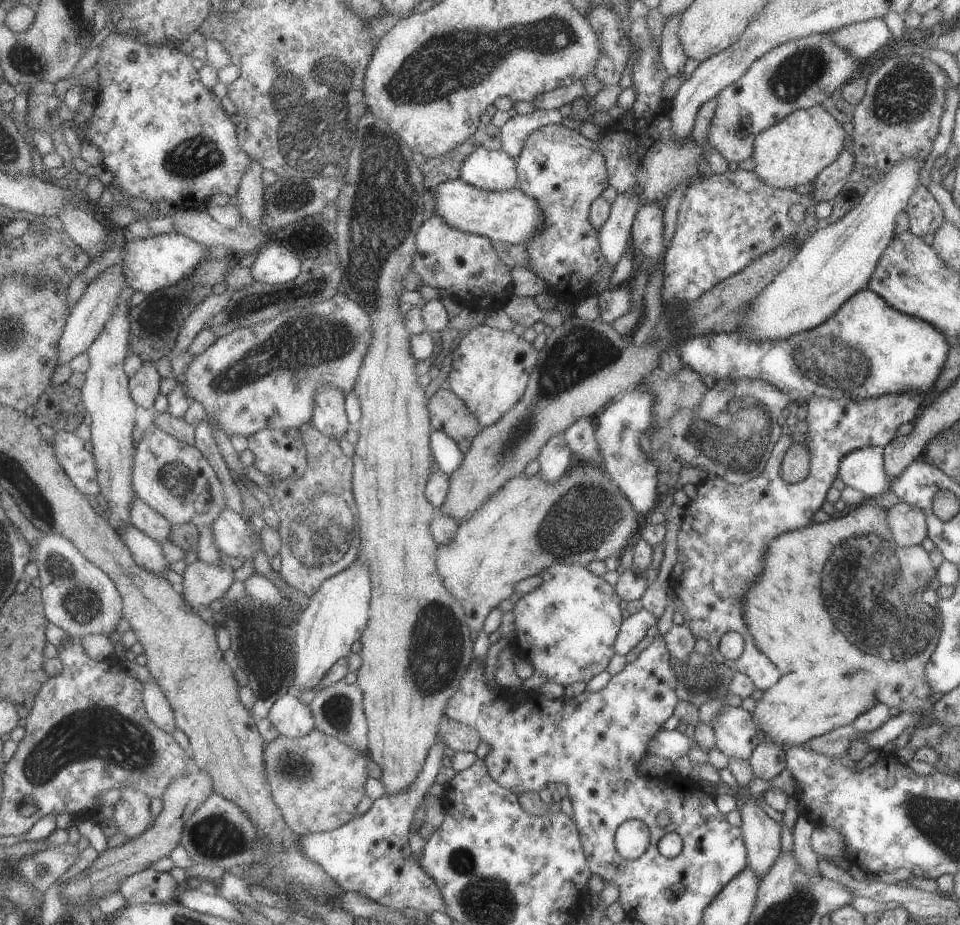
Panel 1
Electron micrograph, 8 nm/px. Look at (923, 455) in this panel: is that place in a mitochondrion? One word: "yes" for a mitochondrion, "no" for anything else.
no

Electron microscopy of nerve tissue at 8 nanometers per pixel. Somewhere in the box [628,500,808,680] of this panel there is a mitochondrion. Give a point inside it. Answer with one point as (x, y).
(734, 568)

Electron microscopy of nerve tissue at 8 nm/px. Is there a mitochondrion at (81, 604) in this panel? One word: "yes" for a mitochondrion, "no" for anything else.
yes

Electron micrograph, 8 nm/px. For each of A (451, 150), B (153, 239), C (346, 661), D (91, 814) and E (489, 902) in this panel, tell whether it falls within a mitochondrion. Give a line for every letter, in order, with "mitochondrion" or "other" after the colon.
A: other
B: other
C: other
D: other
E: mitochondrion

